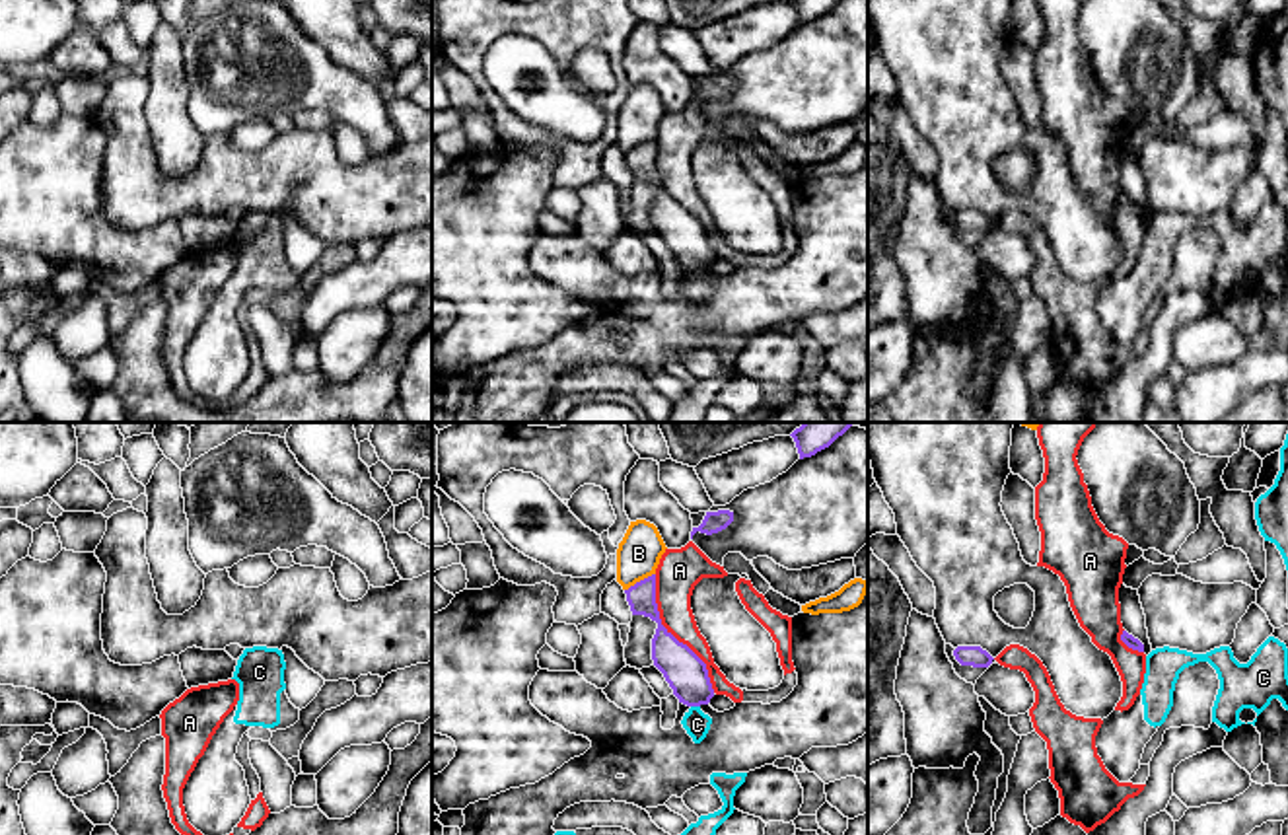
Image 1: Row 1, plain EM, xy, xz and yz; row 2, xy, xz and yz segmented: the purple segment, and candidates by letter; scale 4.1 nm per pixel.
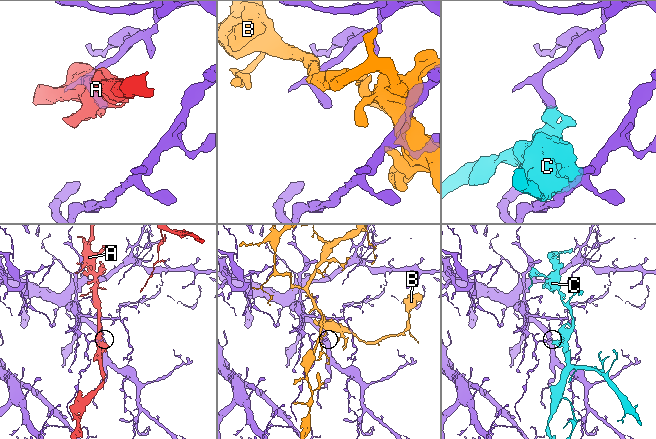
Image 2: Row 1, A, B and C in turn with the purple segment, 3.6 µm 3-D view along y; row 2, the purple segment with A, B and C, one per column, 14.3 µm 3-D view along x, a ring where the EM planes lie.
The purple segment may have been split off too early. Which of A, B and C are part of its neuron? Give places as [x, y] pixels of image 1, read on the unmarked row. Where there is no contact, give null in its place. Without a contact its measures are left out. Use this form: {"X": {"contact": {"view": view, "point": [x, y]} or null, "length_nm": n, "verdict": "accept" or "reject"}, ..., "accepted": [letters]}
{"A": {"contact": {"view": "xz", "point": [672, 199]}, "length_nm": 550, "verdict": "reject"}, "B": {"contact": {"view": "xz", "point": [641, 145]}, "length_nm": 150, "verdict": "reject"}, "C": {"contact": {"view": "xz", "point": [695, 269]}, "length_nm": 40, "verdict": "reject"}, "accepted": []}

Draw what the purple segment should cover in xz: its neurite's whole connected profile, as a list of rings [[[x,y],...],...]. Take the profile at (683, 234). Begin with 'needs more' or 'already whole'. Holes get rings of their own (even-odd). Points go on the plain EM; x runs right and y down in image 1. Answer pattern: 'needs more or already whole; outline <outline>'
already whole; outline [[[656,138],[636,146],[625,158],[632,179],[644,179],[658,187],[652,202],[652,224],[679,267],[687,271],[708,269],[714,253],[706,228],[662,189],[656,167]]]

